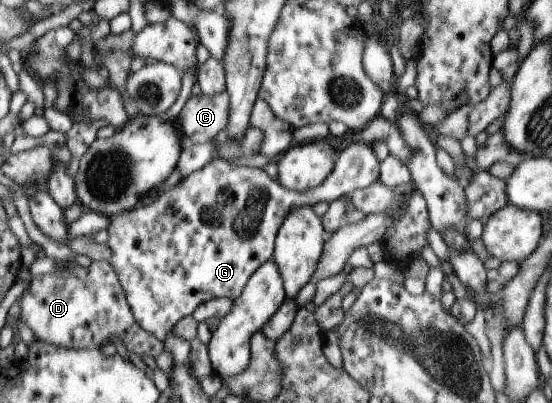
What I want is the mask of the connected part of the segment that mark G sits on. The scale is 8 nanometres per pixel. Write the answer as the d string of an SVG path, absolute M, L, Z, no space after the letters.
M356 139L354 143L350 143L348 147L342 149L336 154L336 159L334 161L334 166L332 167L332 172L314 189L306 189L306 191L296 192L284 187L280 187L278 183L272 181L270 177L267 177L266 173L262 169L255 169L254 167L244 167L242 165L234 165L234 163L228 163L224 158L214 158L209 163L206 163L204 167L190 173L187 177L181 178L176 185L163 191L162 193L152 194L145 198L139 205L135 206L129 211L121 212L117 215L108 216L108 227L106 227L106 232L108 233L108 239L106 240L106 245L110 249L110 263L114 273L116 273L116 278L120 283L122 292L124 293L126 304L129 306L131 313L133 314L134 320L140 328L152 335L155 339L162 342L164 341L166 335L171 332L172 327L180 320L182 317L187 317L194 312L202 303L209 301L210 299L216 298L226 298L230 300L236 299L238 295L242 292L248 277L252 276L252 273L262 264L264 261L268 261L273 253L273 244L276 233L282 225L284 217L292 211L299 207L311 207L318 202L330 203L336 199L342 197L342 195L350 196L356 189L364 189L368 187L373 182L376 182L379 177L379 165L378 159L374 155L371 147L362 143L360 140Z

